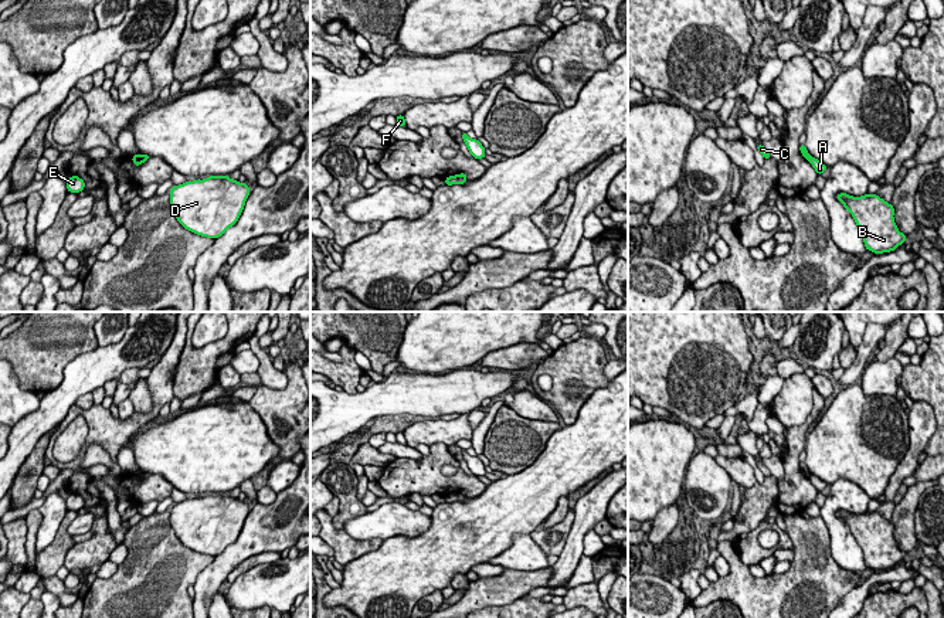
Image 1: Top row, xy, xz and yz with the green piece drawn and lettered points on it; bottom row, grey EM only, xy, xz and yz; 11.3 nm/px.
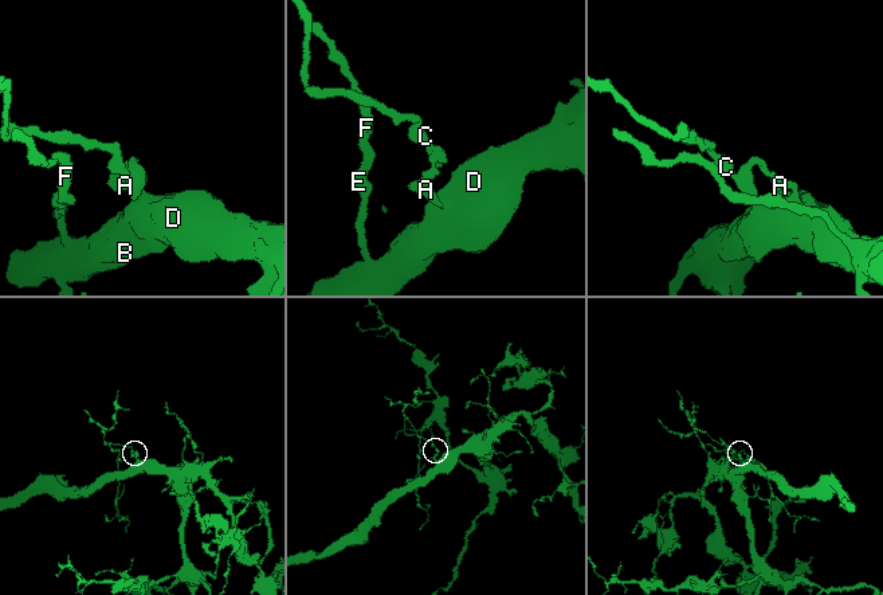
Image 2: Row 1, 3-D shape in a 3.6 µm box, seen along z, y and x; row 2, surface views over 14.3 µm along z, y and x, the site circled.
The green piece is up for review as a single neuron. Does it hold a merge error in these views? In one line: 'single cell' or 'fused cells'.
fused cells

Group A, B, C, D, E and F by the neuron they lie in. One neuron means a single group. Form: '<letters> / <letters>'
A B D E F / C

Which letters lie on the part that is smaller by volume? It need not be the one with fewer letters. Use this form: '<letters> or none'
C

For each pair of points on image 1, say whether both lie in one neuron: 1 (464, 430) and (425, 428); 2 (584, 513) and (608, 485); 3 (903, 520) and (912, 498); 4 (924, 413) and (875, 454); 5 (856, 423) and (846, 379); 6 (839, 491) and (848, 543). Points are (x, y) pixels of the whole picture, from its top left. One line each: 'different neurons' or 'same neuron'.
1: same neuron
2: same neuron
3: same neuron
4: different neurons
5: different neurons
6: same neuron

